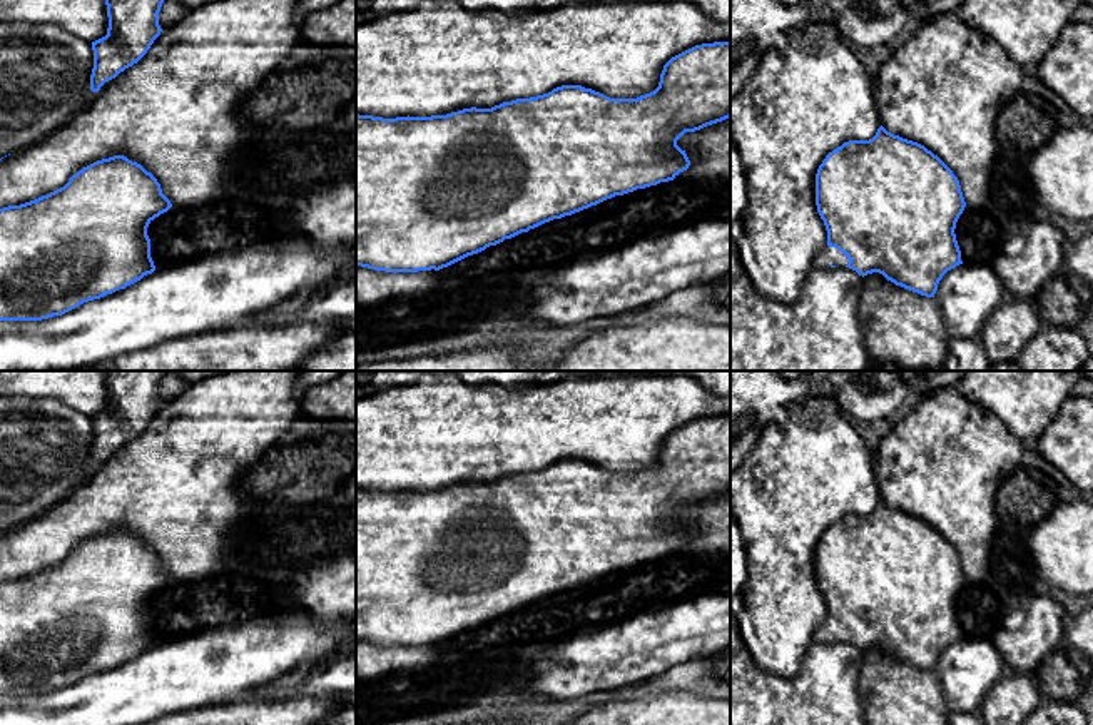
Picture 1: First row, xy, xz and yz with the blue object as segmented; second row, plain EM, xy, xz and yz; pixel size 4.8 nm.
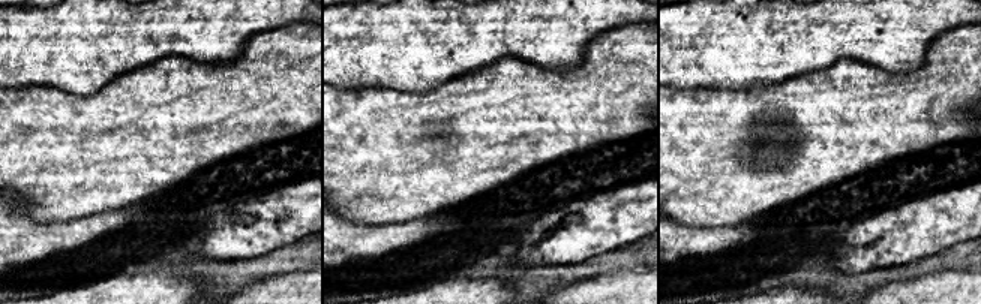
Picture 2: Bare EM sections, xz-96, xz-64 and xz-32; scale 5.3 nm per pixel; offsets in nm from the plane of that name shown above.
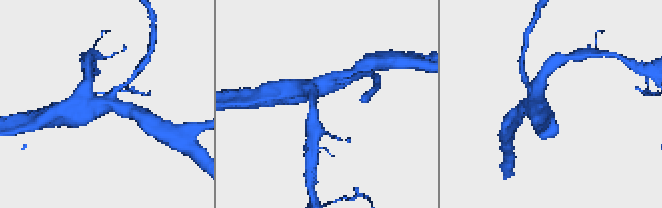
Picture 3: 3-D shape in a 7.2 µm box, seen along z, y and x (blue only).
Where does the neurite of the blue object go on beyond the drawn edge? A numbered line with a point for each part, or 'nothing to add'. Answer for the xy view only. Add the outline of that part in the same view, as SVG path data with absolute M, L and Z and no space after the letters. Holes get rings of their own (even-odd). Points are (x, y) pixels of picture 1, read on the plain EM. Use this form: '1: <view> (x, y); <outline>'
nothing to add

